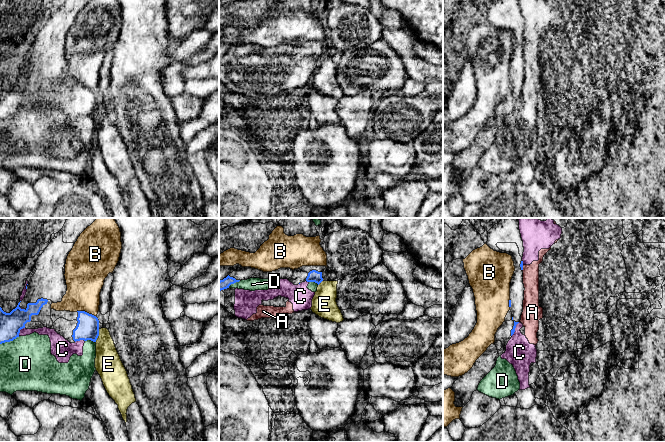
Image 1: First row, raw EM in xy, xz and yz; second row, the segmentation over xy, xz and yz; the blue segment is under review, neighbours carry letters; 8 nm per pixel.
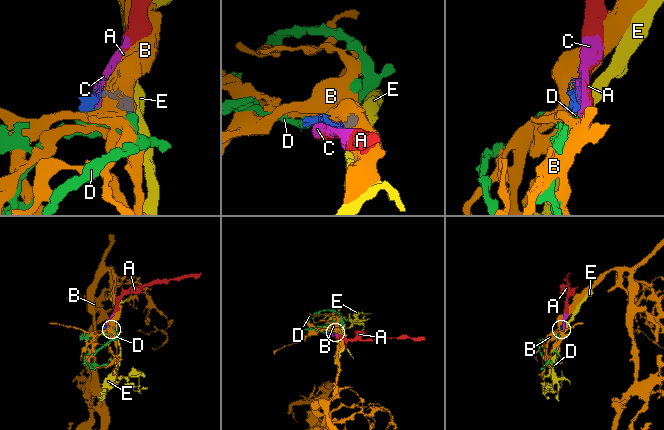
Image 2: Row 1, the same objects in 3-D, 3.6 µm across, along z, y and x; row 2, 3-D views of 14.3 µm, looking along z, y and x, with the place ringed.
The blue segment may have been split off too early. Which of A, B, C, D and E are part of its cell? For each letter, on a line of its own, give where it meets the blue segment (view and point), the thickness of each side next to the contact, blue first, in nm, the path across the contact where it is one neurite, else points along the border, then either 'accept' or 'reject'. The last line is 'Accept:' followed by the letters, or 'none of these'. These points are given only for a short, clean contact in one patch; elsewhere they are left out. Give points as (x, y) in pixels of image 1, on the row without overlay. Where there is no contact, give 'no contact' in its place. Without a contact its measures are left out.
A: contact yz (522, 44); calibres 30 and 130 nm; border yz (523, 41), (522, 46); reject
B: contact xy (86, 88); calibres 180 and 300 nm; reject
C: contact xy (19, 107); calibres 180 and 60 nm; reject
D: contact xy (90, 115); calibres 180 and 200 nm; reject
E: contact xy (98, 111); calibres 180 and 220 nm; border xy (99, 105), (99, 111), (95, 118); reject
Accept: none of these

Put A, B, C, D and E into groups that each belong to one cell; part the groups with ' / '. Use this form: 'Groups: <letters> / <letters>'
Groups: A C D / B / E

